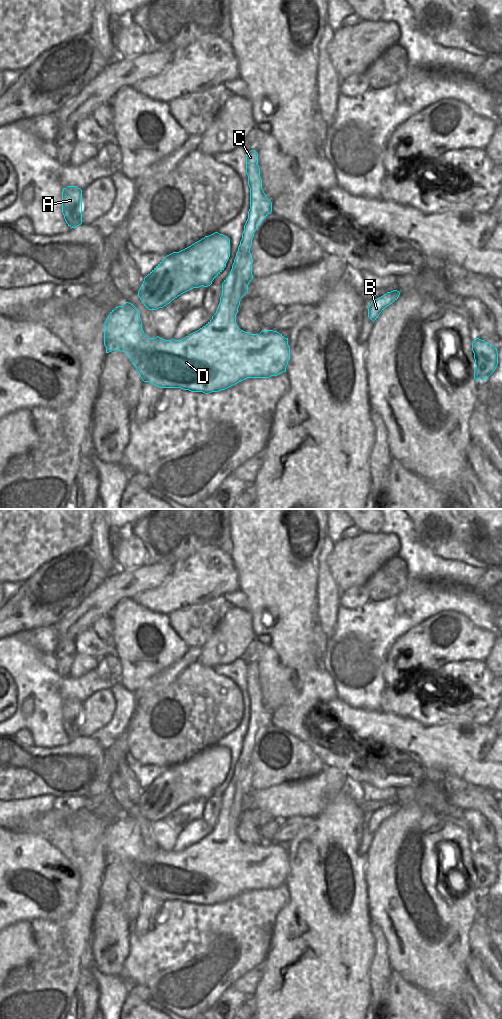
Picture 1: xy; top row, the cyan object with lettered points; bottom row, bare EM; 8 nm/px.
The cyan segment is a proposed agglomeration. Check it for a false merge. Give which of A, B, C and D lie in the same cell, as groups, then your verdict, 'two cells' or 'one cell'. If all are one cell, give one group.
groups A B C D; one cell

